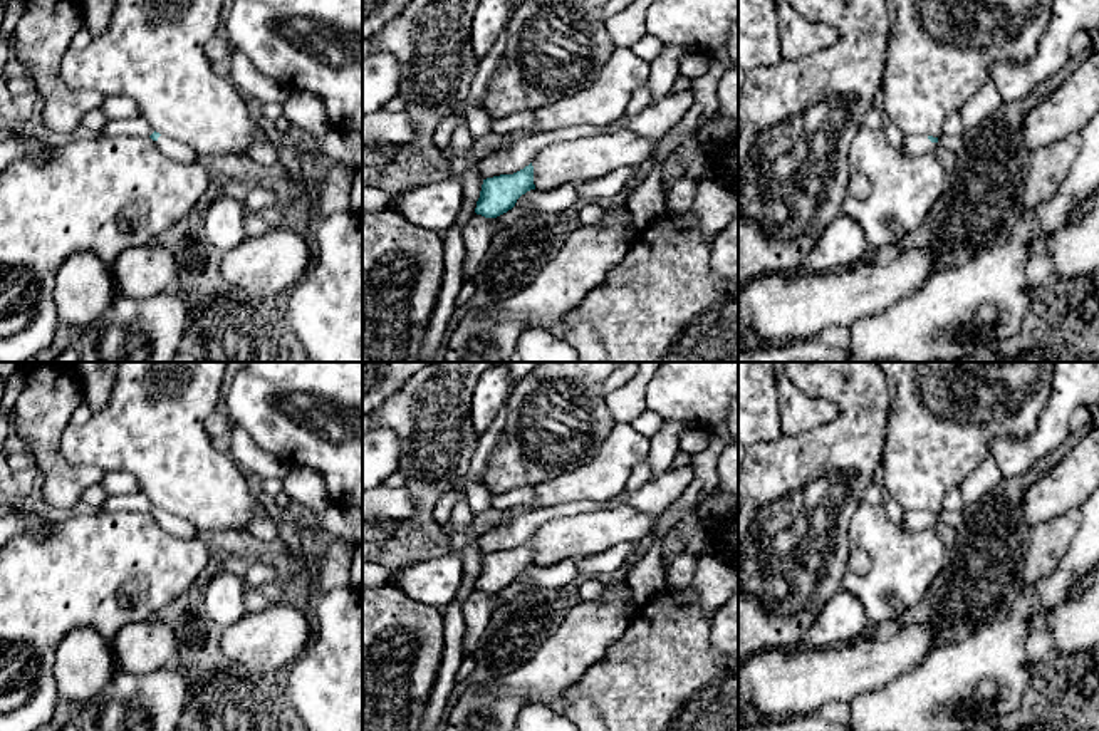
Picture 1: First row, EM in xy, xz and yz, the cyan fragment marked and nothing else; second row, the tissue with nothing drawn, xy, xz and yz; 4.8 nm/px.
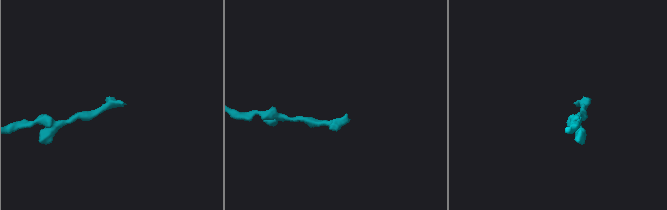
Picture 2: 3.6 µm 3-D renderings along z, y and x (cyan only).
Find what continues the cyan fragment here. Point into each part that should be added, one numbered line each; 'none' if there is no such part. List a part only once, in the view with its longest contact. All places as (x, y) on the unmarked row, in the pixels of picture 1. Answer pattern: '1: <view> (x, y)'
1: yz (913, 520)

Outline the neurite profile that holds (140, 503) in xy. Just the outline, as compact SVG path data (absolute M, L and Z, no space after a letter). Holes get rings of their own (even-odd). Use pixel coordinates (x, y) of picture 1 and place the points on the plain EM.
M139 491L136 495L124 495L121 498L107 498L99 511L134 511L134 513L149 513L153 510L149 498Z

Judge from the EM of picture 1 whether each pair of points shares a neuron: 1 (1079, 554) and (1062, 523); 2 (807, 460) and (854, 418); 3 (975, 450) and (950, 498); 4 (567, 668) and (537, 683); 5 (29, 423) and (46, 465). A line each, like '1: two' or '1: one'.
1: two
2: one
3: two
4: one
5: one

